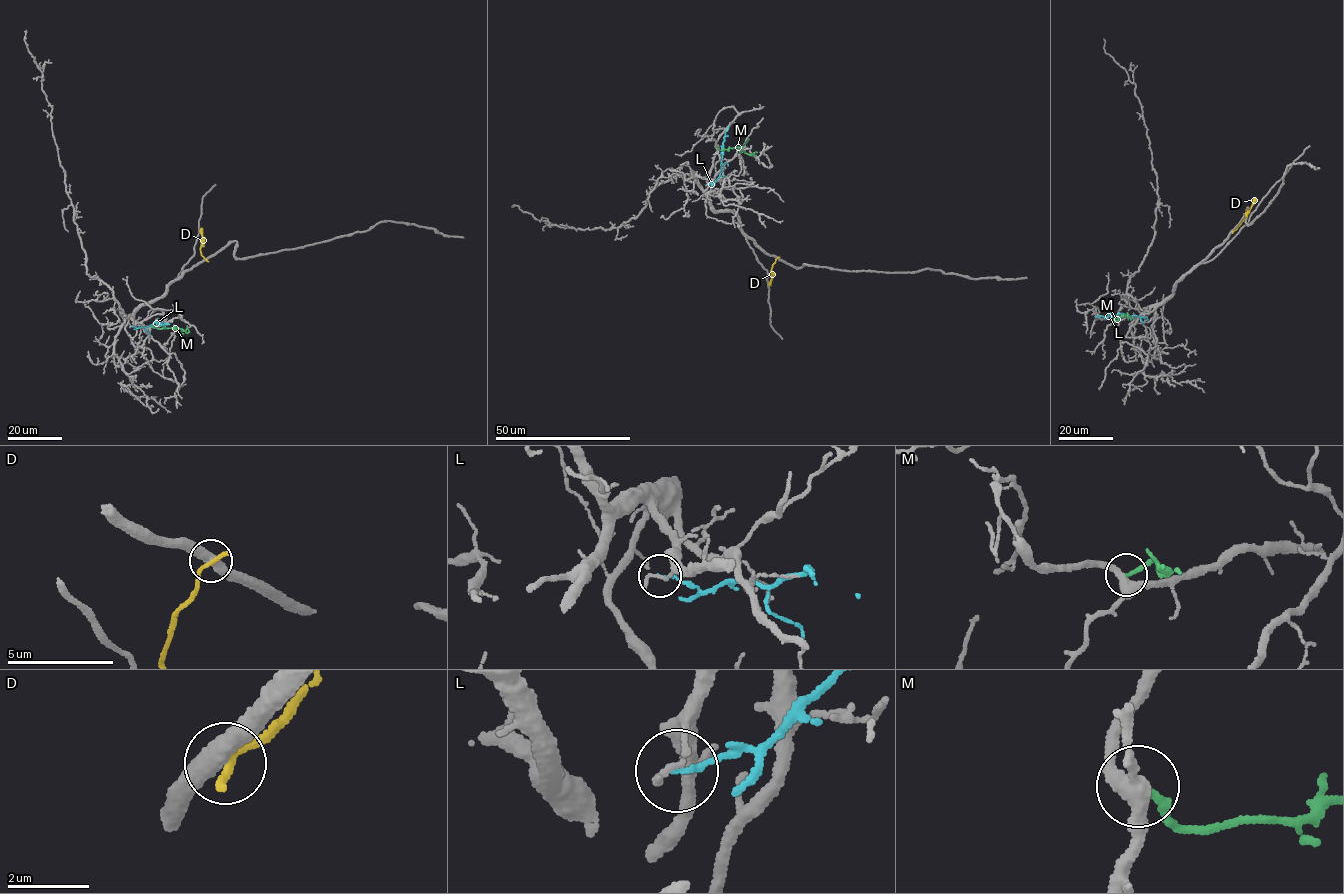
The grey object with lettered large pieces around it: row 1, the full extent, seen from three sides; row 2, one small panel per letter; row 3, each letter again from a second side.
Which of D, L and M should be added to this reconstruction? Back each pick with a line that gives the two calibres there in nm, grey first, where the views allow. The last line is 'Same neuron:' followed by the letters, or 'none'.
M: 380/180 nm
Same neuron: M

